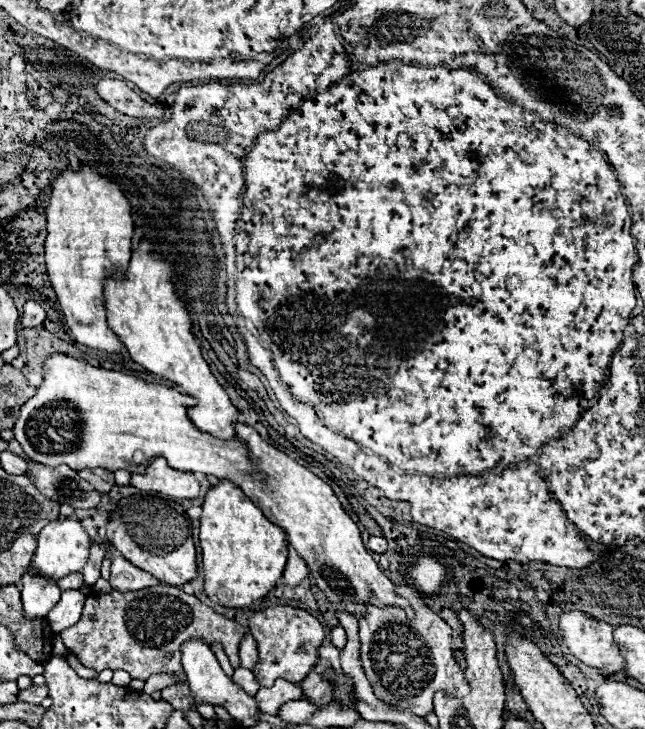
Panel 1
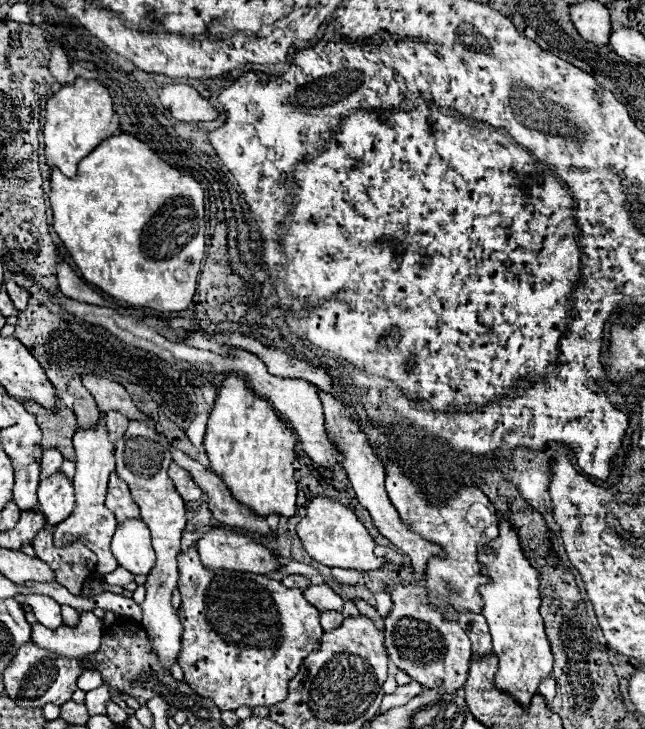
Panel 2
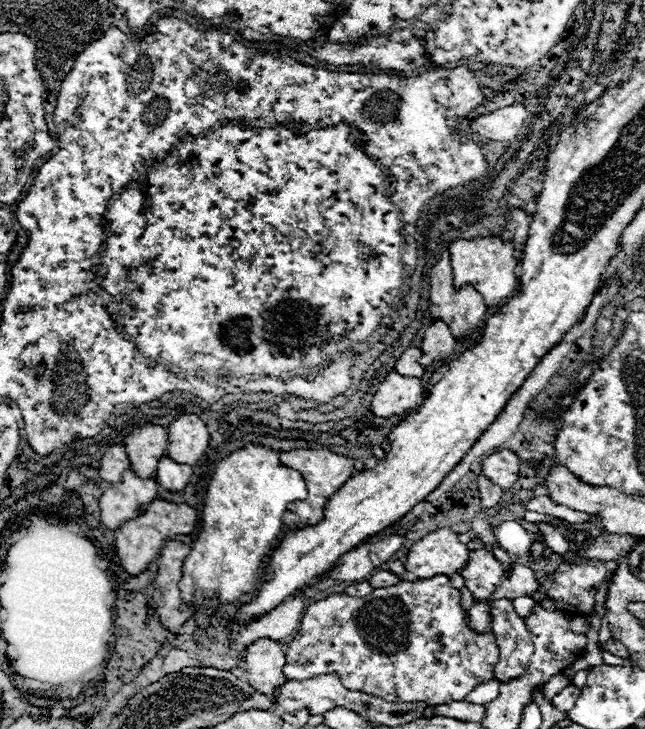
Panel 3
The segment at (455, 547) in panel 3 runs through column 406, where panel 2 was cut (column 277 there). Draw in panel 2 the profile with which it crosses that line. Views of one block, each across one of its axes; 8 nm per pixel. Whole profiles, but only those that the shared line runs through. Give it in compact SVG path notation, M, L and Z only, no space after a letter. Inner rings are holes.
M214 528L210 532L204 532L200 536L200 540L196 542L200 558L204 562L206 568L224 568L224 570L240 570L240 572L254 572L254 574L270 574L280 570L280 562L278 562L278 554L274 554L272 550L268 550L264 544L256 542L254 538L248 536L240 536L232 530L224 530L224 528Z

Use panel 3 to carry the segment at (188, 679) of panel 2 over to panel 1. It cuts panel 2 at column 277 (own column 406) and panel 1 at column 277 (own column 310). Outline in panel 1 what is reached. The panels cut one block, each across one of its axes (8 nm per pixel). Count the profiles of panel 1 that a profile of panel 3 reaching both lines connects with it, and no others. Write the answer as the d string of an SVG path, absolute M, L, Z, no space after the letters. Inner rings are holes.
M270 604L266 610L252 614L248 618L248 632L254 636L258 644L258 662L252 668L252 672L260 686L272 686L276 678L284 678L288 682L302 682L310 674L310 670L318 664L318 648L322 646L326 636L322 630L322 624L312 614L308 614L306 610L300 610L294 606L282 606L282 604Z

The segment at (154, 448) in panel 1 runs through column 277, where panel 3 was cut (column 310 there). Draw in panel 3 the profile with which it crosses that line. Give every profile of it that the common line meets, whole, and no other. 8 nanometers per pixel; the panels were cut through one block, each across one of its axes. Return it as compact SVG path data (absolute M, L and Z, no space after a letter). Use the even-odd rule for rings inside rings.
M296 448L290 452L282 452L280 456L282 464L288 464L296 470L302 472L306 486L308 486L308 498L304 502L292 502L292 506L288 506L292 512L296 512L300 516L302 524L316 524L322 520L324 516L324 506L328 502L328 498L346 482L352 478L354 474L354 460L348 456L340 456L334 454L330 450L308 450L308 448Z

